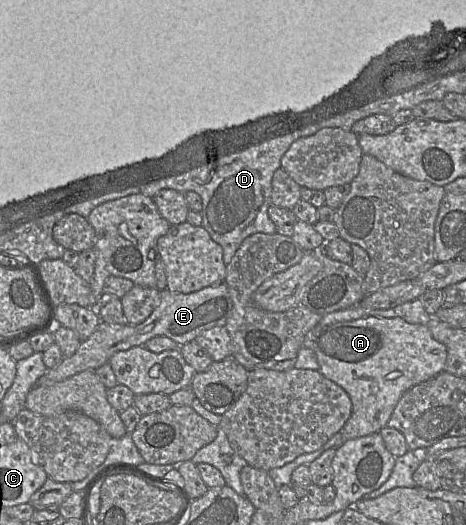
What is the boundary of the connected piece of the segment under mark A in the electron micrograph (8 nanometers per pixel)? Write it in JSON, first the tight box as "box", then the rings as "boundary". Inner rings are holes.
{"box":[303,316,446,441],"boundary":[[[369,316],[331,325],[318,323],[305,336],[303,347],[314,351],[319,371],[342,387],[352,402],[352,412],[342,428],[344,441],[379,431],[388,425],[400,398],[413,386],[427,381],[445,370],[446,347],[435,340],[426,325],[413,324],[400,317]]]}

